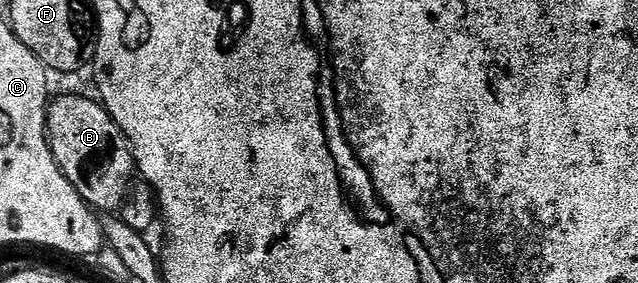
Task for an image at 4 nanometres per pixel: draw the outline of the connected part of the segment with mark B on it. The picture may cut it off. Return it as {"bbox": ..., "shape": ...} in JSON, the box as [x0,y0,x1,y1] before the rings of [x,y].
{"bbox":[45,97,135,215],"shape":[[[61,97],[54,105],[52,102],[45,115],[45,138],[62,175],[85,204],[94,211],[102,209],[102,214],[113,215],[125,203],[135,177],[133,150],[105,106],[90,97]]]}

